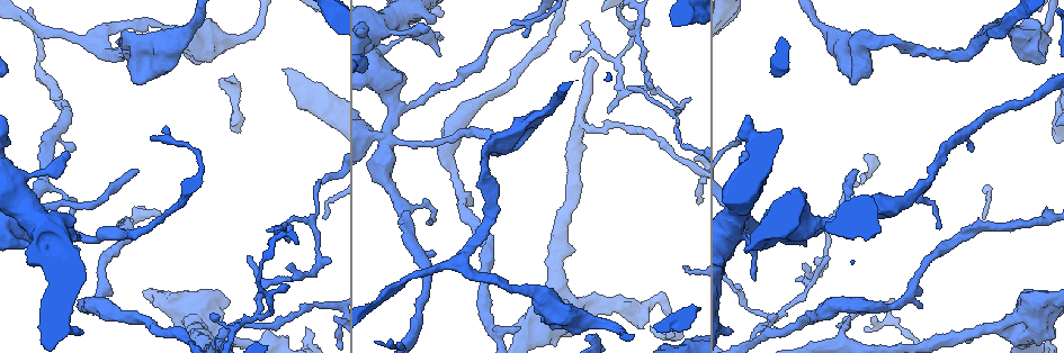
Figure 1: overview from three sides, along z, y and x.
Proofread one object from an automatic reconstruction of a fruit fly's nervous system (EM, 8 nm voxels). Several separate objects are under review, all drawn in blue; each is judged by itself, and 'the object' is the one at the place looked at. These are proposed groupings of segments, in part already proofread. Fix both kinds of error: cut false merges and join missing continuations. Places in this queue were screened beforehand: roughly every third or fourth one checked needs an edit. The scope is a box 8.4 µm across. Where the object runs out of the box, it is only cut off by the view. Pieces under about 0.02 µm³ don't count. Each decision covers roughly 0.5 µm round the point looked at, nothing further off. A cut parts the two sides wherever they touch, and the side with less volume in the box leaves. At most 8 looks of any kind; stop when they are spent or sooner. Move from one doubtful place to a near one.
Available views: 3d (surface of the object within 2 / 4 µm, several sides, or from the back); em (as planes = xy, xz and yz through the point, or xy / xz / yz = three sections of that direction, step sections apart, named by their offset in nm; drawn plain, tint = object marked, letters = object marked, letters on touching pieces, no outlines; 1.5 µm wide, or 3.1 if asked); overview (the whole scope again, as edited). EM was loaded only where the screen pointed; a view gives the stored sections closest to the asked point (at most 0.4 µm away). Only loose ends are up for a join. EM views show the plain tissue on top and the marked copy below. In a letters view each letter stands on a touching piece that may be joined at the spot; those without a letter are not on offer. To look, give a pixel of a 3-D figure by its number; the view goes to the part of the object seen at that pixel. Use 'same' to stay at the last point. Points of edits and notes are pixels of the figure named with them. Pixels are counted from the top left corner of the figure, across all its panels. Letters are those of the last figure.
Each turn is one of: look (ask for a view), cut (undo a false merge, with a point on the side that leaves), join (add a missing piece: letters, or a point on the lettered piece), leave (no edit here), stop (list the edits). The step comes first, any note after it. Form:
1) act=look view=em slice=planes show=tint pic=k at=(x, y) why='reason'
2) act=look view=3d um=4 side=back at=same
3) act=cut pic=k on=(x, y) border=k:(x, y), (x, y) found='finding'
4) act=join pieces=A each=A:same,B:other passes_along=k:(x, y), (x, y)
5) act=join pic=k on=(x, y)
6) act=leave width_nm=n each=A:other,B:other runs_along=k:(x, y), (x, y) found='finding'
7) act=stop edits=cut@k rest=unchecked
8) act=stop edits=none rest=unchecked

act=look view=em slice=yz step=8 show=letters pic=1 at=(854, 169) why='tapers out'

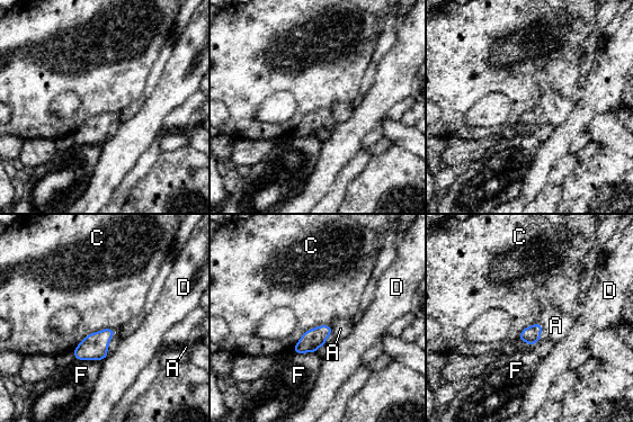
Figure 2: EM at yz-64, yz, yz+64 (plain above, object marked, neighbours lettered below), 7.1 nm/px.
act=look view=em slice=planes show=letters at=same

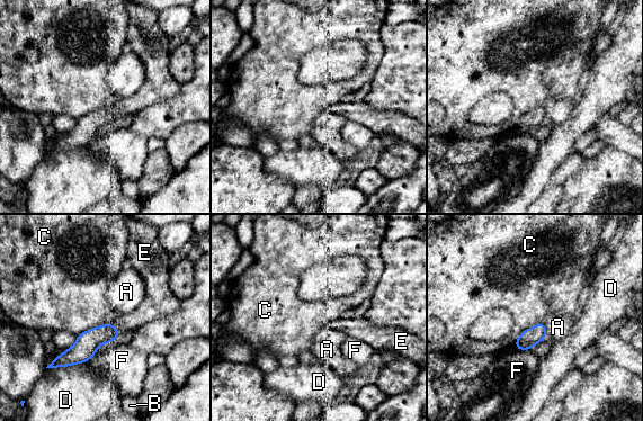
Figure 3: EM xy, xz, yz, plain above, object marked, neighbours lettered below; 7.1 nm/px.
act=join pieces=E width_nm=140 each=A:other,B:other,C:other,D:other,E:same,F:other found='it goes on there'

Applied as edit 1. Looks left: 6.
act=look view=3d um=4 pic=1 at=(387, 138) why='abrupt turn'

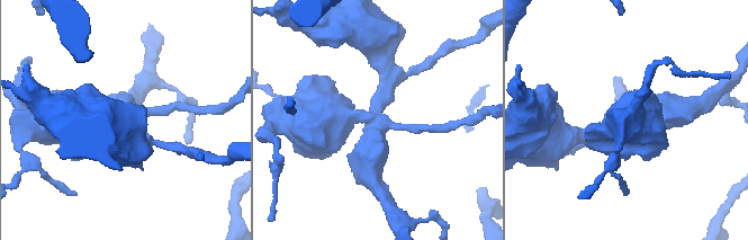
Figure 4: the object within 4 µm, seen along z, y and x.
act=look view=em slice=planes show=letters pic=4 at=(375, 121) arms=4

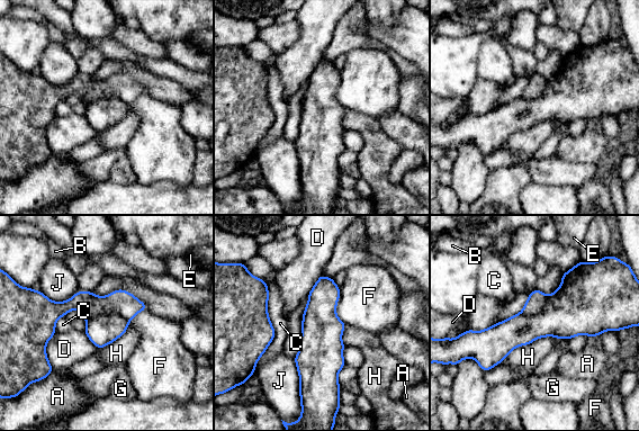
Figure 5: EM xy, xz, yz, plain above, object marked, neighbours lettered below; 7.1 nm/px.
act=cut pic=5 on=(120, 302) longest_contact=C:600nm each=A:other,B:other,C:other,D:other,E:other,F:other,G:other,H:other,J:other found='two neurons meet here'

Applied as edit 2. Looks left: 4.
act=look view=overview why='redraw'

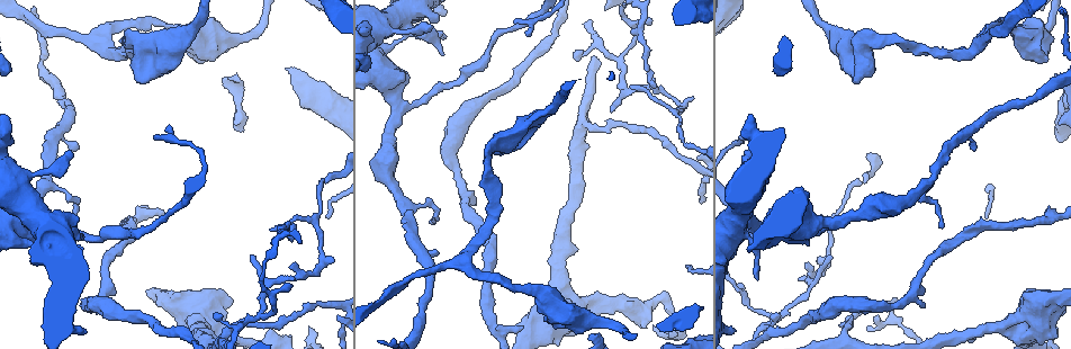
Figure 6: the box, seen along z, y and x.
act=look view=3d um=4 side=back pic=6 at=(574, 58) why='tapers out'

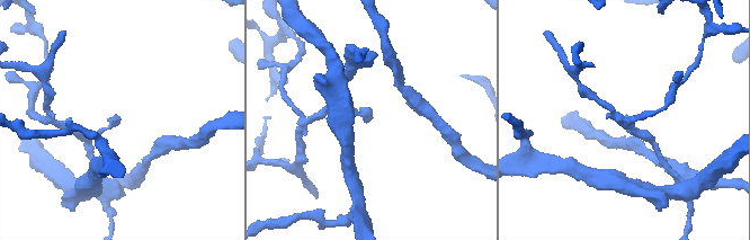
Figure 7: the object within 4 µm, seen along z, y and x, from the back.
act=look view=em slice=planes show=letters pic=7 at=(370, 118) why='shape alone is not enough'

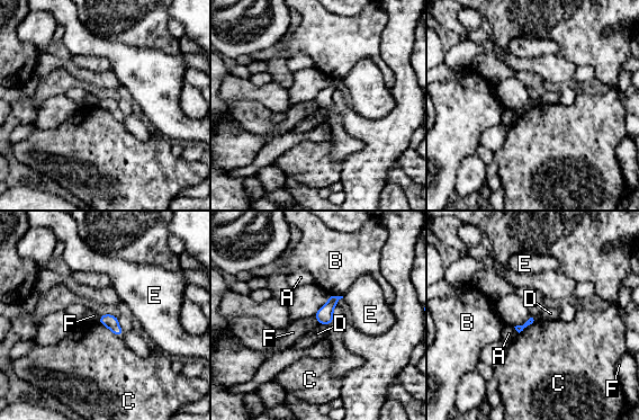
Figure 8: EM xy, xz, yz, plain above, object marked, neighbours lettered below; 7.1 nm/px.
act=leave each=A:other,B:other,C:other,D:other,E:other,F:other border=8:(314, 316), (320, 323) found='none of them fits'

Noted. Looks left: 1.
act=stop edits=join@3,cut@5 rest=unchecked

